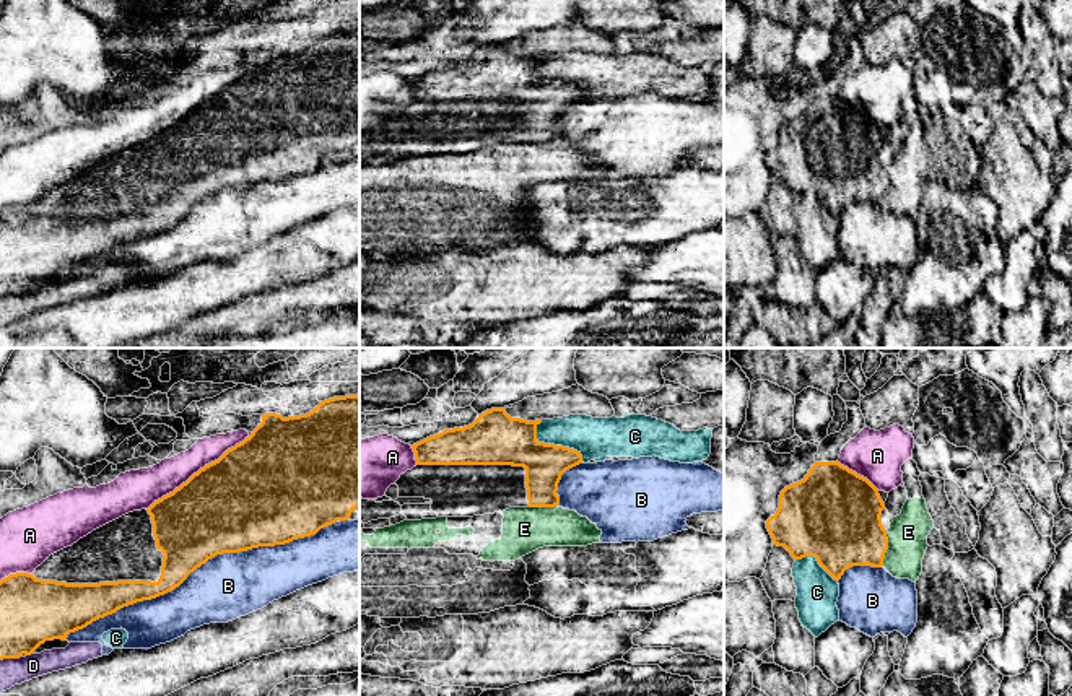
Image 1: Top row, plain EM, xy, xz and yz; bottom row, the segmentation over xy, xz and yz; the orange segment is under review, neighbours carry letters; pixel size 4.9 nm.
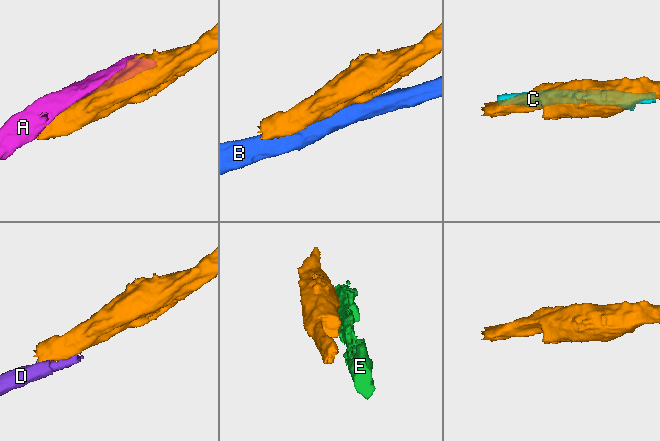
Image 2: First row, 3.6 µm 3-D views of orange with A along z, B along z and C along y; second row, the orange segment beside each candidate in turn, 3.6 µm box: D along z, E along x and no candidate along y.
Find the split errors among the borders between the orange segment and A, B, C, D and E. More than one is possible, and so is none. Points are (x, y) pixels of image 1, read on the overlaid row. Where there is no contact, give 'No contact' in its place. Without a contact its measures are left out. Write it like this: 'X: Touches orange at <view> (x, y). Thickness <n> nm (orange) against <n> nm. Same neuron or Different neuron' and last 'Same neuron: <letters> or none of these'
A: Touches orange at xy (199, 470). Thickness 480 nm (orange) against 170 nm. Different neuron
B: Touches orange at xy (199, 566). Thickness 380 nm (orange) against 320 nm. Different neuron
C: Touches orange at xz (553, 444). Thickness 240 nm (orange) against 200 nm. Different neuron
D: Touches orange at xy (28, 654). Thickness 320 nm (orange) against 130 nm. Different neuron
E: Touches orange at yz (887, 548). Thickness 400 nm (orange) against 190 nm. Different neuron
Same neuron: none of these

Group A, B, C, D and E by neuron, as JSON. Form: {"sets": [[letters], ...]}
{"sets": [["A"], ["B"], ["C", "D"], ["E"]]}

